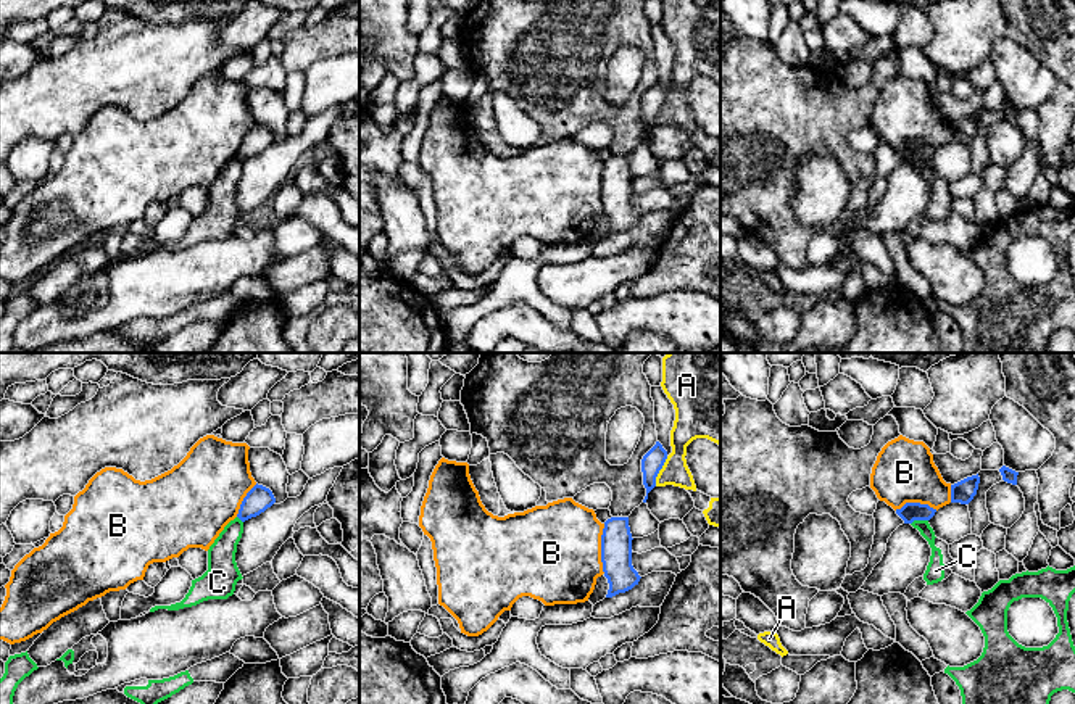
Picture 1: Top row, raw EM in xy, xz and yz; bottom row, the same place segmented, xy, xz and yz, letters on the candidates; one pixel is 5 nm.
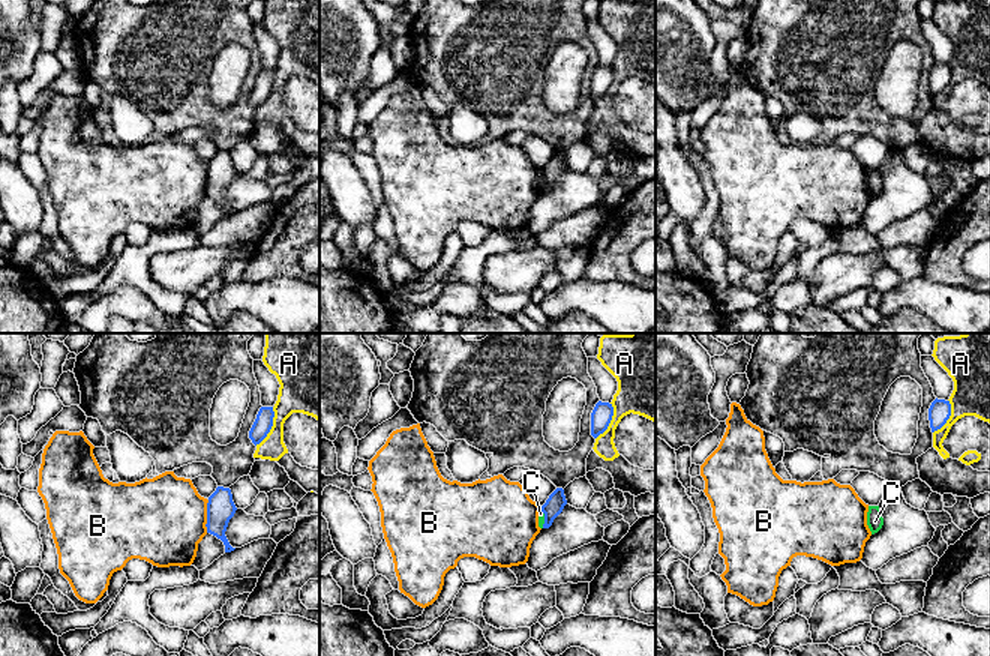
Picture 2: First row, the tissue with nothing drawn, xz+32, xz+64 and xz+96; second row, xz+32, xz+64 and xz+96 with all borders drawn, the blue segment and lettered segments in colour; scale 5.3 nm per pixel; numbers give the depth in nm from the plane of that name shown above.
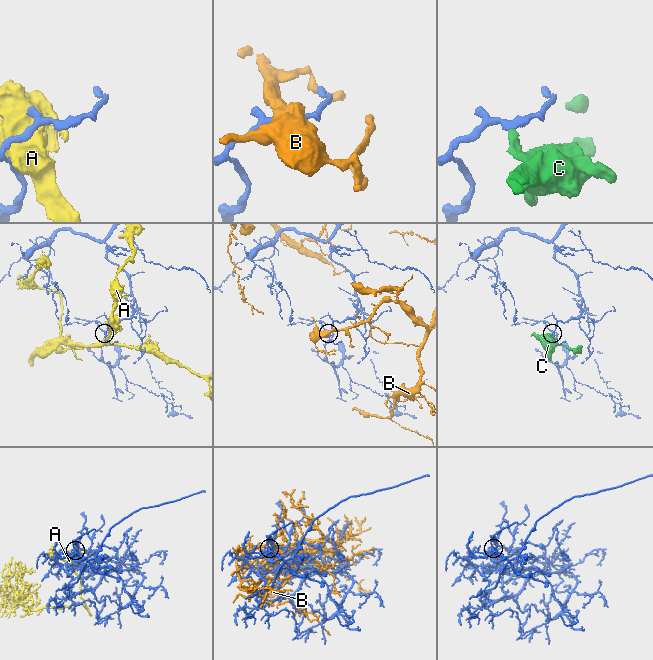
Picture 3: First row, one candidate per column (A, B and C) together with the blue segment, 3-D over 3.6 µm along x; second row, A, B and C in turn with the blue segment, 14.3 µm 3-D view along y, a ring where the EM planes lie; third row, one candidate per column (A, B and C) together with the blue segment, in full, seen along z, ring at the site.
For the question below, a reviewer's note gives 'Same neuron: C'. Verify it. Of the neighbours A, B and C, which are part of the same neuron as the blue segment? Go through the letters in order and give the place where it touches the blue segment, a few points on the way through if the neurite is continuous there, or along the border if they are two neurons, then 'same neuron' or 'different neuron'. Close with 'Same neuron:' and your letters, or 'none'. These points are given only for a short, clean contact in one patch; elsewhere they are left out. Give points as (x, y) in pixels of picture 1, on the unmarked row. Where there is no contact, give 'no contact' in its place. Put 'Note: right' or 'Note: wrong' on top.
Note: wrong
A: contact xz (659, 108); different neuron
B: contact xz (601, 187); different neuron
C: contact yz (919, 158); border yz (927, 158), (916, 158), (911, 163); different neuron
Same neuron: none

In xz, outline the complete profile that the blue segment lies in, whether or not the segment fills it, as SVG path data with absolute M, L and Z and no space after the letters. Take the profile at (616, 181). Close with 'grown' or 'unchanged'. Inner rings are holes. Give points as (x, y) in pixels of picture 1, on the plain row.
M611 156L601 174L601 201L609 229L606 237L632 229L640 221L632 205L632 172L629 156Z | unchanged

